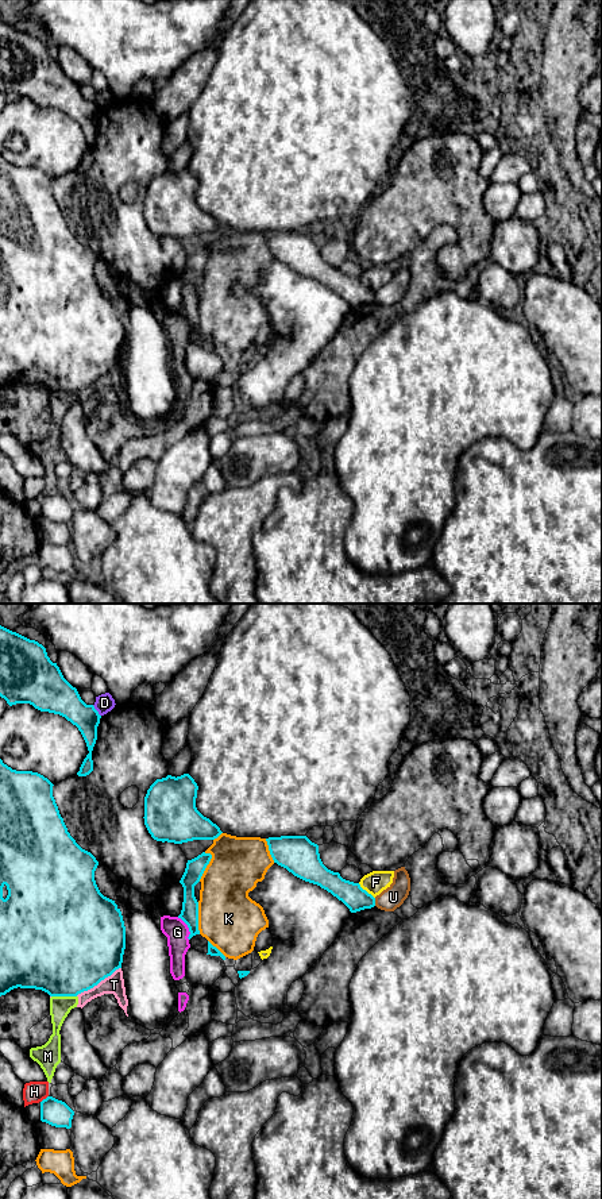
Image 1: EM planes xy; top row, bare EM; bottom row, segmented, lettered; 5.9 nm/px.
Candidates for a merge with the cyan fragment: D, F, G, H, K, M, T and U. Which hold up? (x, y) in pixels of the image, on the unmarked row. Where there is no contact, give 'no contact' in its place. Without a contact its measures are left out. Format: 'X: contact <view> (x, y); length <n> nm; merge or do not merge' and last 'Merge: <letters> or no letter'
D: contact xy (96, 105); length 90 nm; do not merge
F: contact xy (365, 285); length 140 nm; do not merge
G: contact xy (188, 322); length 150 nm; do not merge
H: contact xy (43, 494); length 60 nm; do not merge
K: contact xy (205, 262); length 190 nm; do not merge
M: contact xy (64, 390); length 150 nm; do not merge
T: contact xy (97, 378); length 320 nm; do not merge
U: contact xy (374, 297); length 50 nm; do not merge
Merge: no letter

